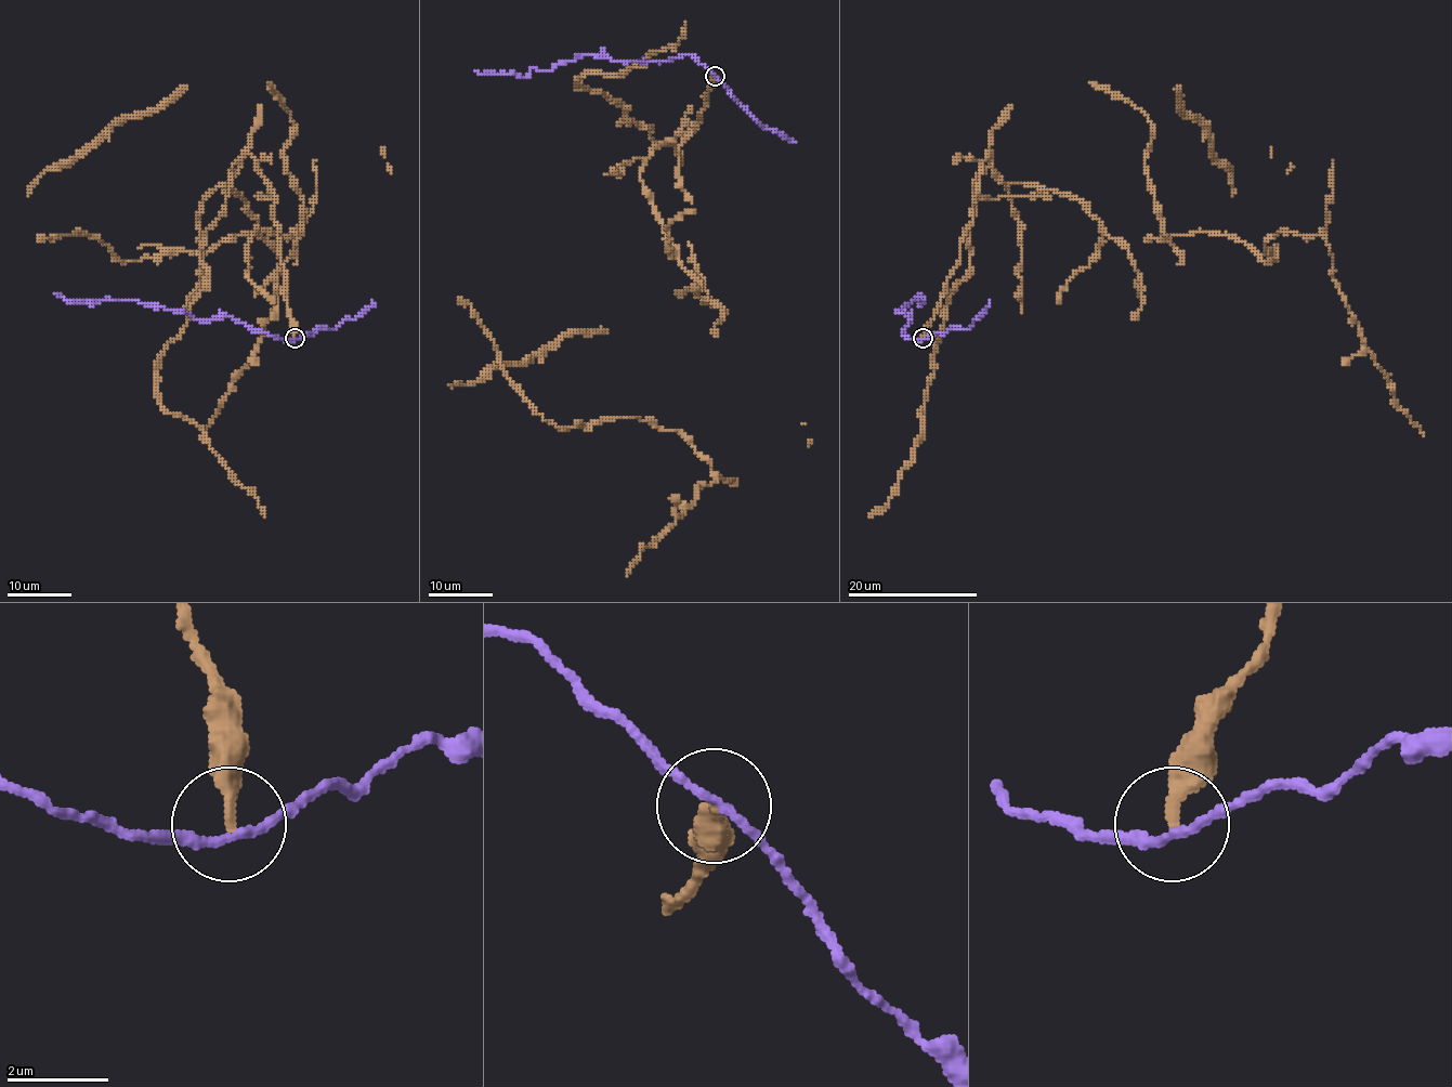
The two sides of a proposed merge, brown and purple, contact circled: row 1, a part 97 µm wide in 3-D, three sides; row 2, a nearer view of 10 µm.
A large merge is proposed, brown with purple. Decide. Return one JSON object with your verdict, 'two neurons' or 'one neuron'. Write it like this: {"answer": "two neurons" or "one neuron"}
{"answer": "two neurons"}

